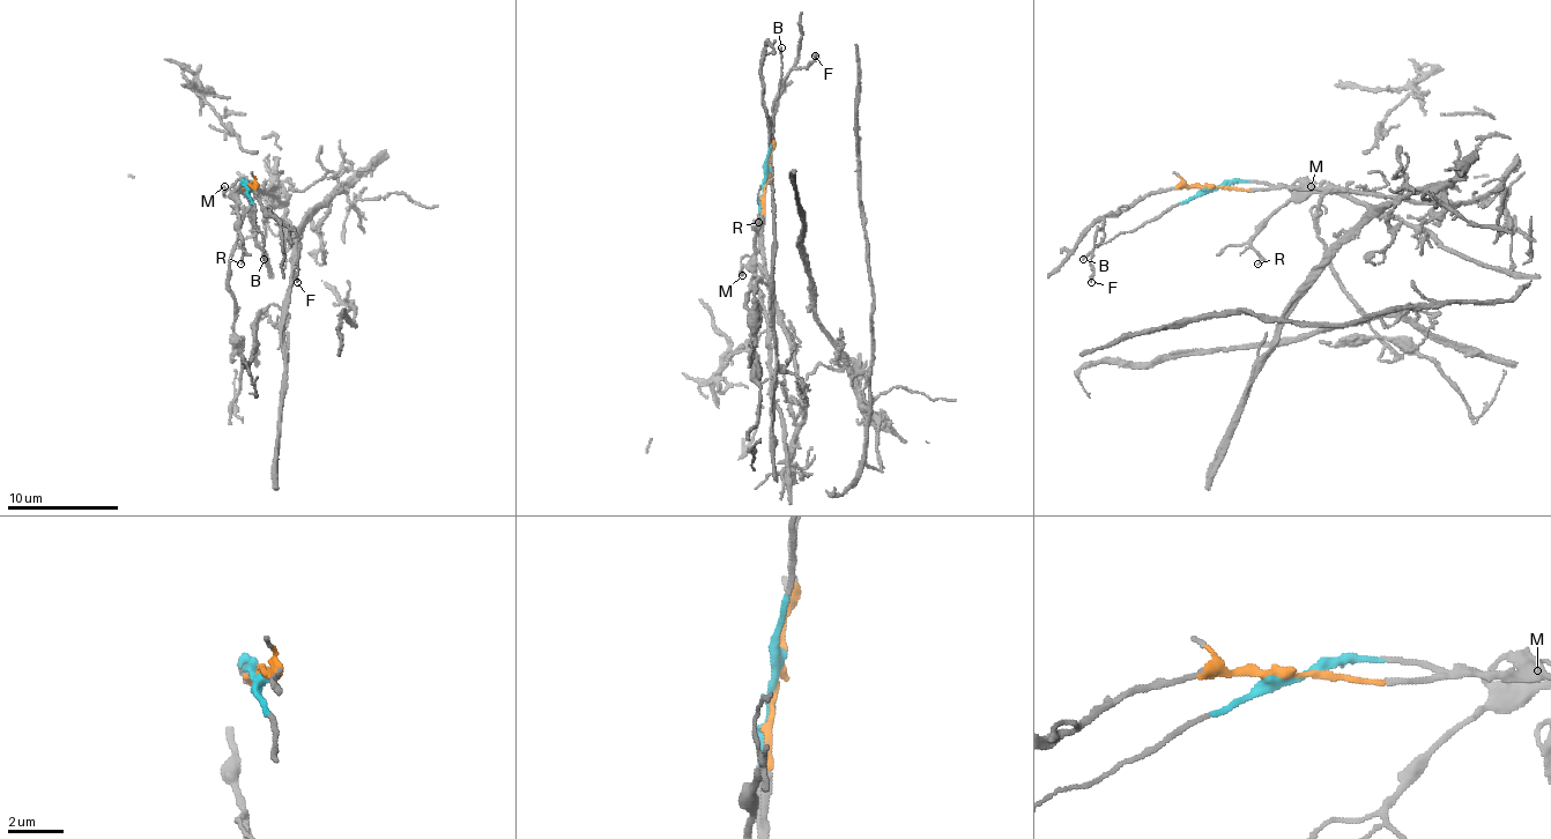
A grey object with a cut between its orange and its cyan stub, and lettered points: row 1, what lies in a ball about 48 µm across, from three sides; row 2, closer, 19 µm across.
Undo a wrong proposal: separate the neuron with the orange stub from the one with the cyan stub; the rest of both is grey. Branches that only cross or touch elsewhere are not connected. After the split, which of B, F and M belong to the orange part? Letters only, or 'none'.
F, M

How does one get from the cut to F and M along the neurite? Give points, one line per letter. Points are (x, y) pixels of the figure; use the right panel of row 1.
F: (1212, 187), (1151, 191), (1110, 213), (1093, 238), (1090, 282)
M: (1212, 187), (1268, 191), (1297, 183), (1291, 187), (1297, 193), (1311, 185)

